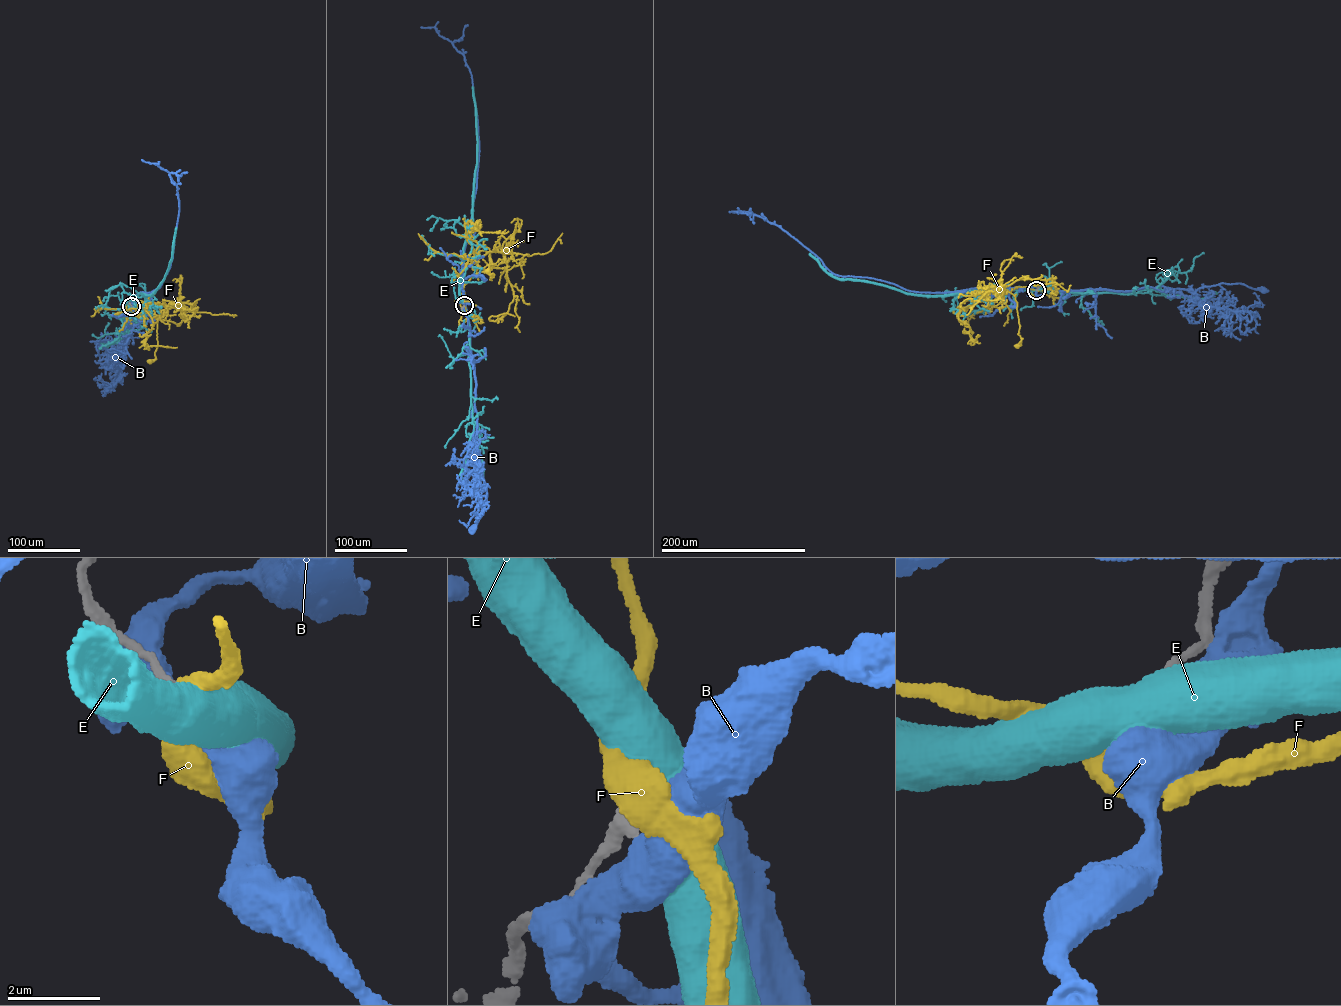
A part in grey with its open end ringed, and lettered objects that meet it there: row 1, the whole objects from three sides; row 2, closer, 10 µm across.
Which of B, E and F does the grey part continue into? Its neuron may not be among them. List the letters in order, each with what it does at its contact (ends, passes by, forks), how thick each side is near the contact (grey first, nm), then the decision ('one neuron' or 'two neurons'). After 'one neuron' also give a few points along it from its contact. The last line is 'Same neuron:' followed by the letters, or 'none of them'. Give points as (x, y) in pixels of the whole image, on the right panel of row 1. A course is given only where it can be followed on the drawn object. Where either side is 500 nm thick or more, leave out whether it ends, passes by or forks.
B: 400/750 nm | two neurons
E: 400/750 nm | two neurons
F: it passes by | 360/480 nm | two neurons
Same neuron: none of them

